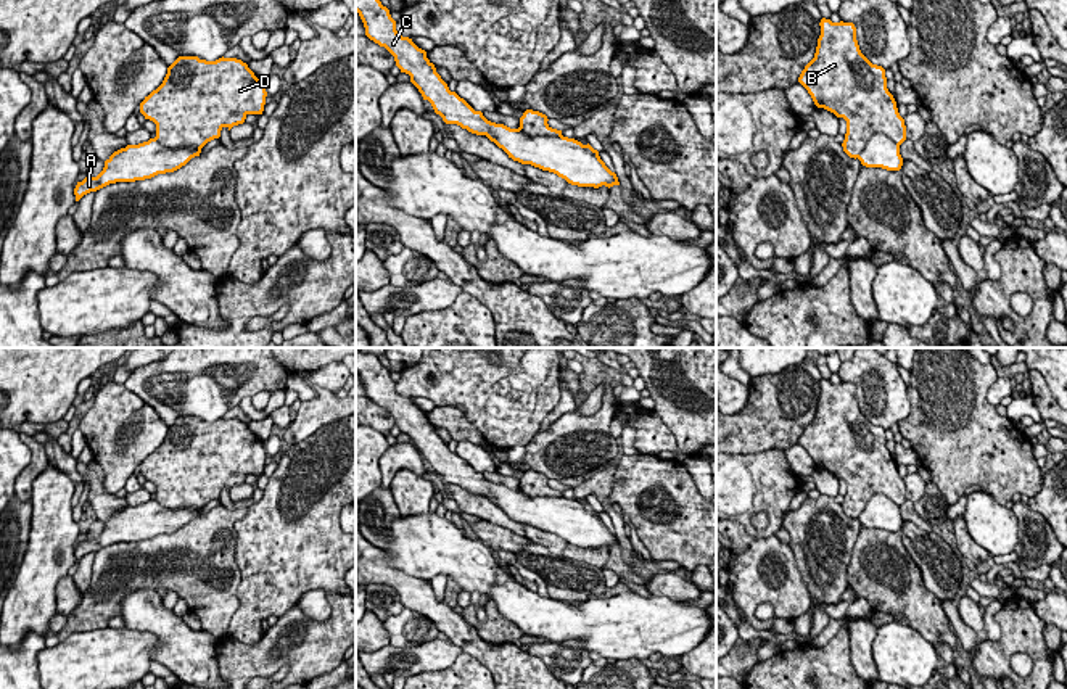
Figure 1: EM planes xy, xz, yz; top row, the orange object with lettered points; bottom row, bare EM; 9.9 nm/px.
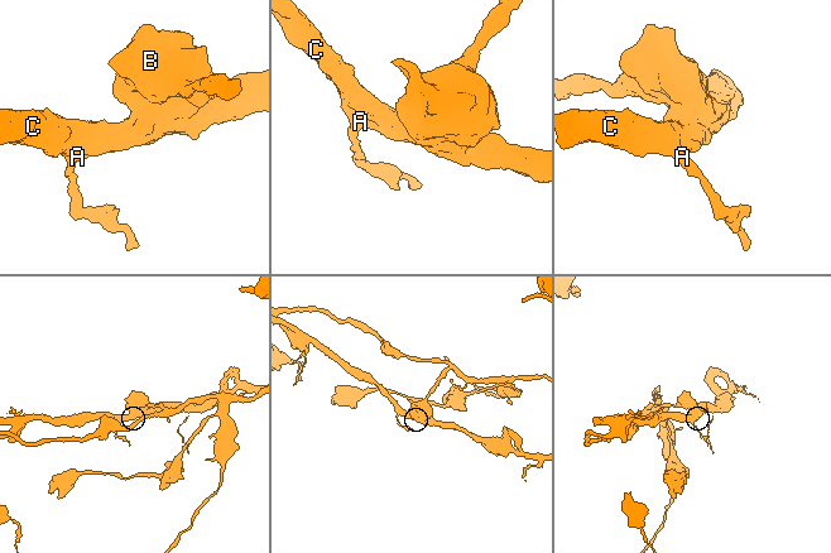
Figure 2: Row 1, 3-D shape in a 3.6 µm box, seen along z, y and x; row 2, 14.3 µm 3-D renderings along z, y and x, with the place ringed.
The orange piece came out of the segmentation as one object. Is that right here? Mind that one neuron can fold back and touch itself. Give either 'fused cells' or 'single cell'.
single cell

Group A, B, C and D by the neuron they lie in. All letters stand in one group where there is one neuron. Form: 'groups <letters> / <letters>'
groups A B C D

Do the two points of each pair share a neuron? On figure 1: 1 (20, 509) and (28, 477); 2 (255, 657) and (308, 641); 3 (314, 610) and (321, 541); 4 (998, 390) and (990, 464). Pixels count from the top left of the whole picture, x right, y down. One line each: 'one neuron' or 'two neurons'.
1: two neurons
2: one neuron
3: two neurons
4: two neurons

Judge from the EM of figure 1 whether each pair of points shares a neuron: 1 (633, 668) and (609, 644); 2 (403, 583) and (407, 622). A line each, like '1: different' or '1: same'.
1: different
2: different

